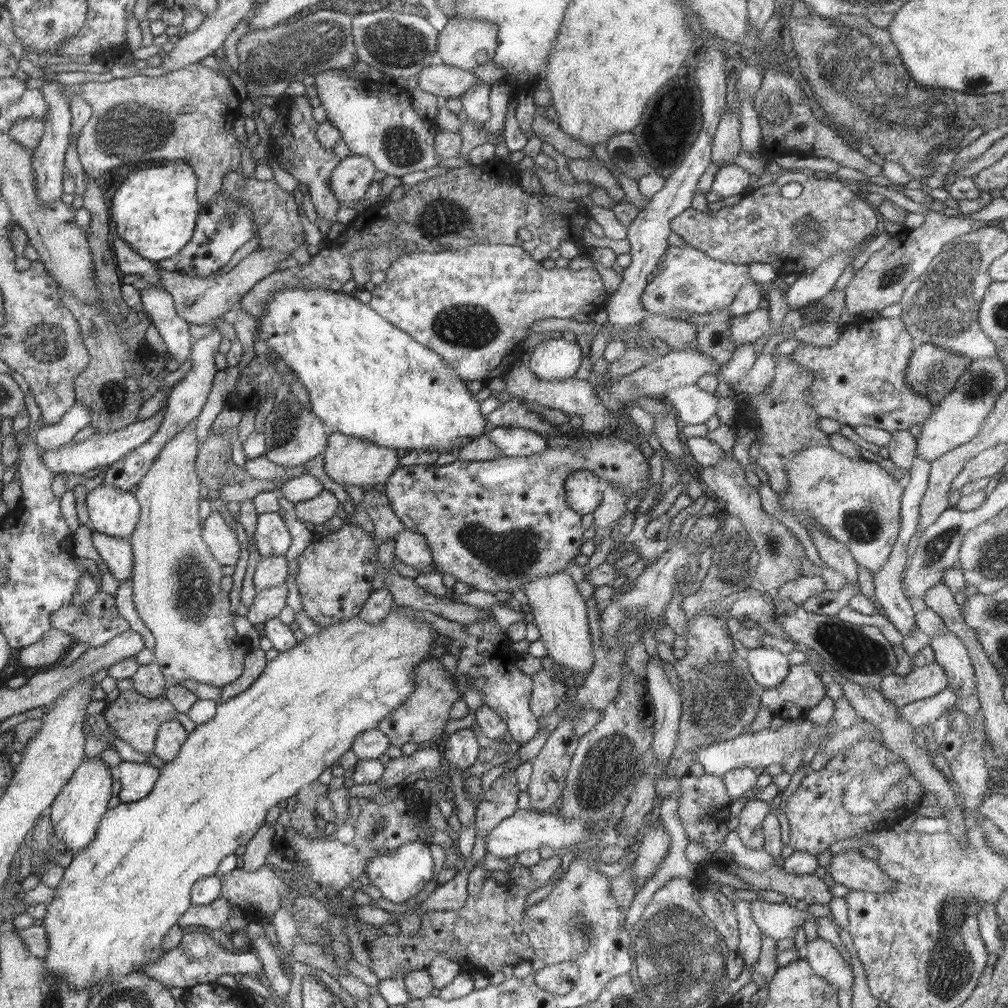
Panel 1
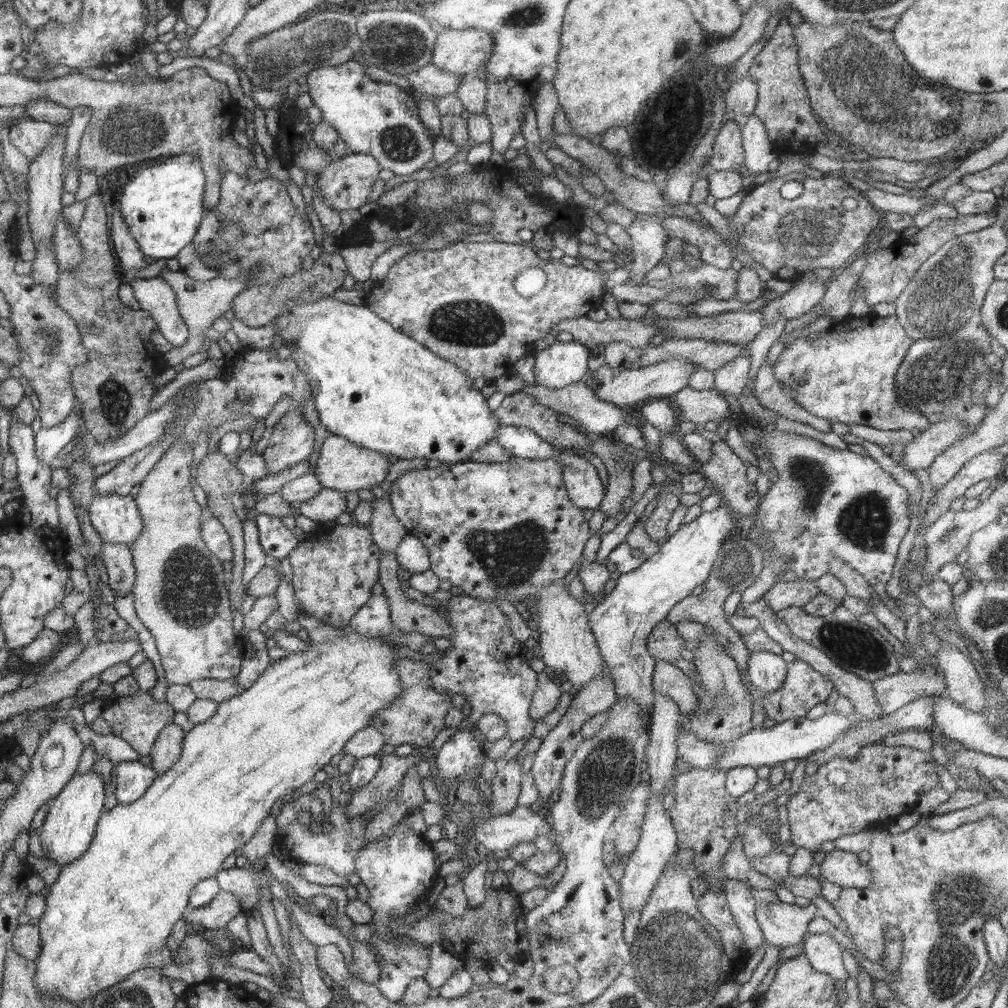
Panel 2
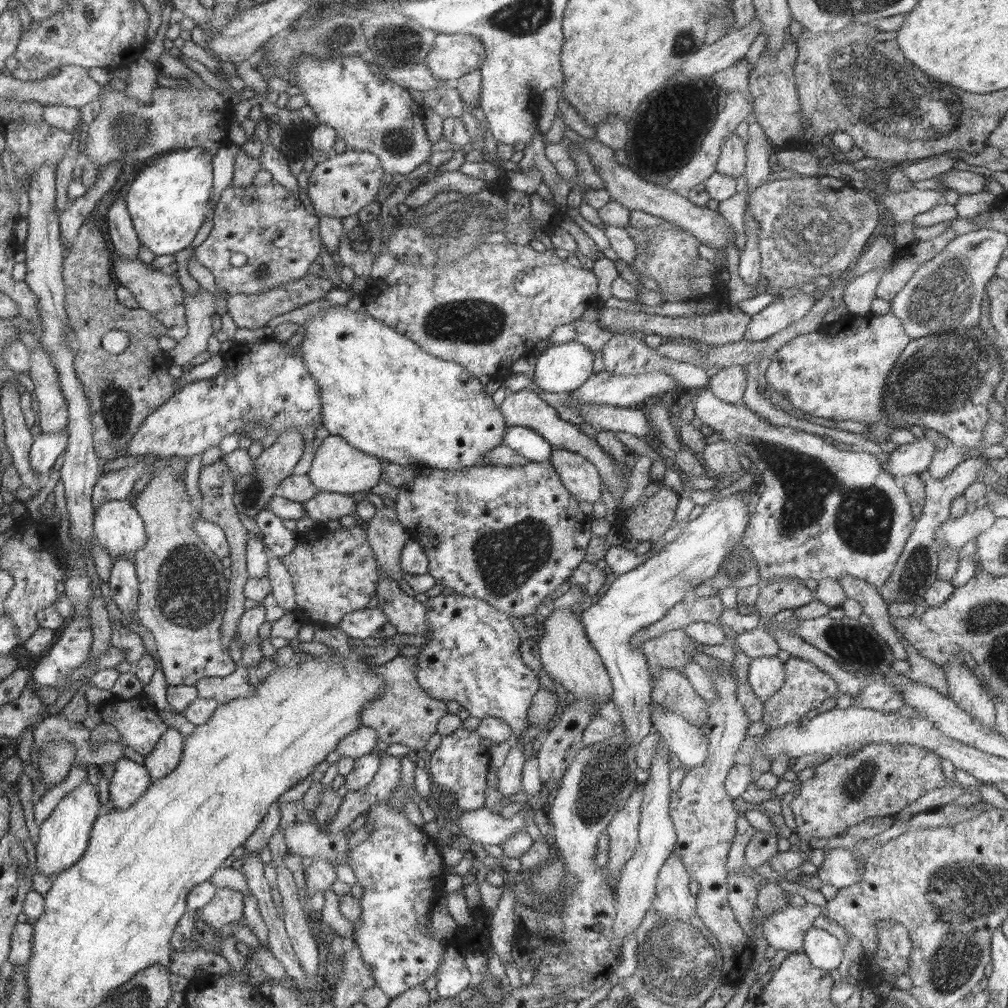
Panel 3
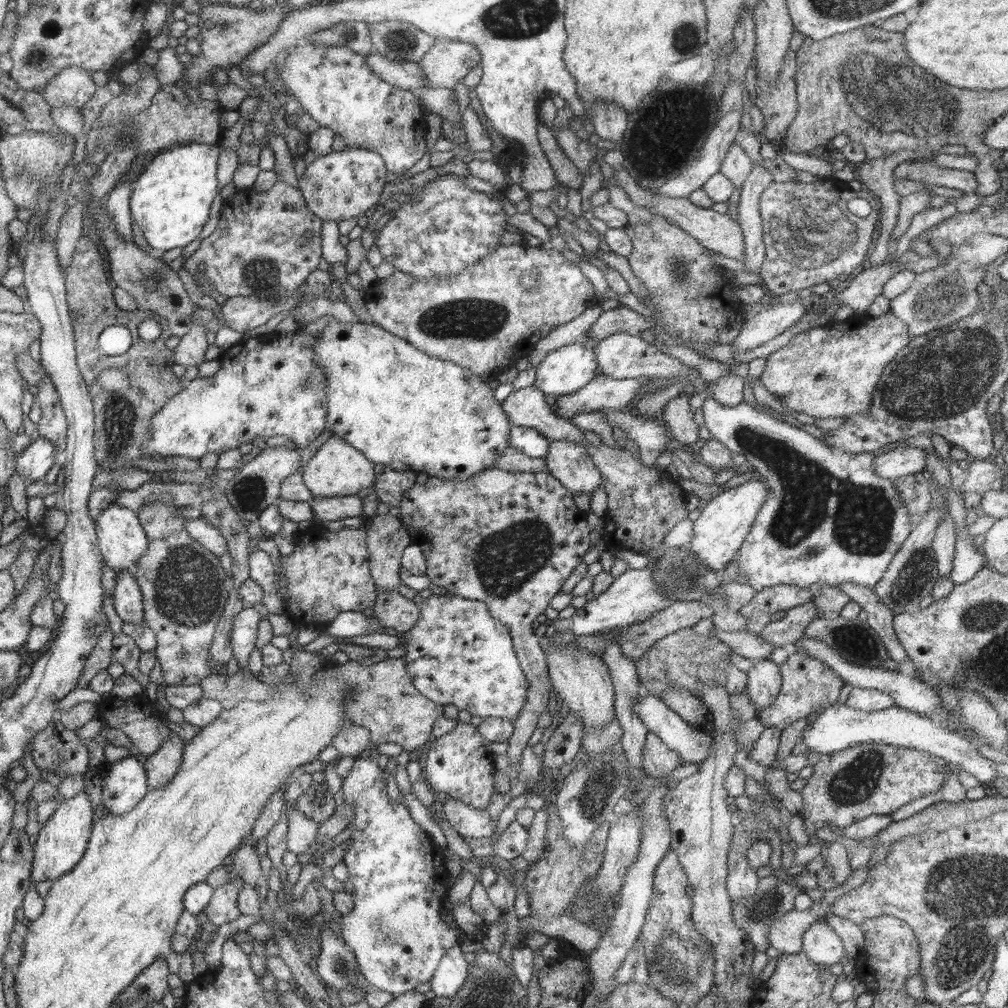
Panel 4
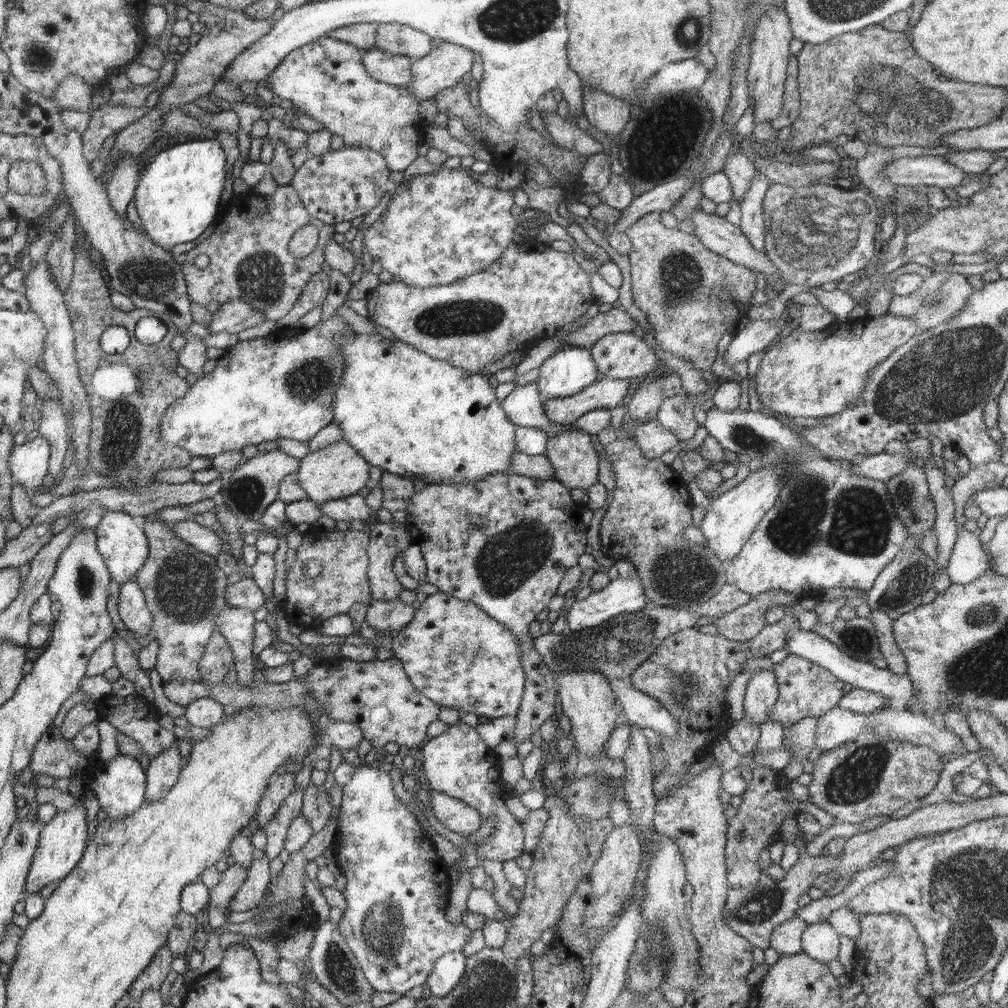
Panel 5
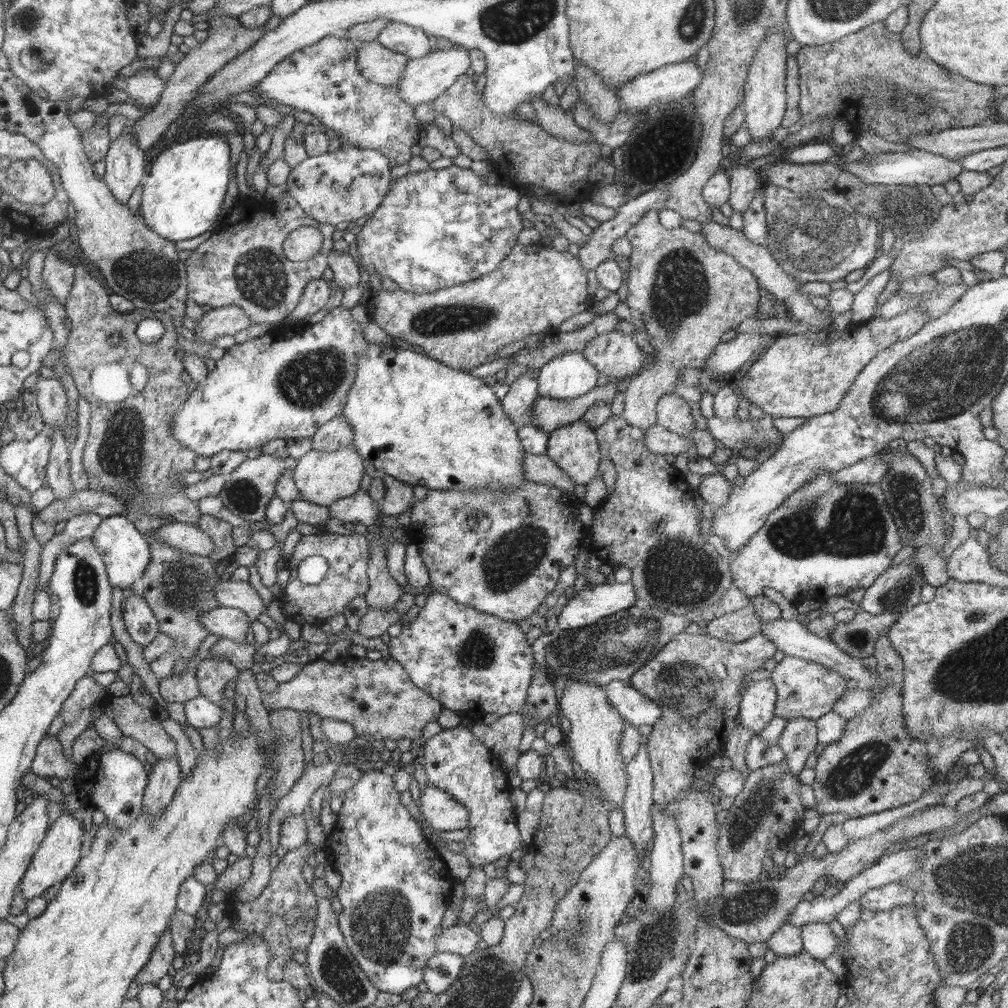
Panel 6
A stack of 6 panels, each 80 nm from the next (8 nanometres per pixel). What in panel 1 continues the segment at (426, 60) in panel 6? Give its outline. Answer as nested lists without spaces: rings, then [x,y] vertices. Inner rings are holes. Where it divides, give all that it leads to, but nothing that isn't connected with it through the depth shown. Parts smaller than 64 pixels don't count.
[[[459,16],[450,18],[437,36],[437,54],[441,58],[441,64],[472,71],[477,66],[491,62],[498,46],[497,34],[498,27],[493,22]]]

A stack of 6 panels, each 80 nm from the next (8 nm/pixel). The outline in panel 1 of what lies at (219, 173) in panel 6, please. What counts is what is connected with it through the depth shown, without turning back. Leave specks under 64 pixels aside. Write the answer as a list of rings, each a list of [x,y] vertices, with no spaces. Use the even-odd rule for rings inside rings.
[[[182,160],[168,162],[134,171],[125,180],[110,201],[111,215],[115,222],[116,235],[122,237],[140,257],[158,264],[161,260],[173,259],[181,253],[193,238],[202,204],[197,197],[198,179],[193,166]]]

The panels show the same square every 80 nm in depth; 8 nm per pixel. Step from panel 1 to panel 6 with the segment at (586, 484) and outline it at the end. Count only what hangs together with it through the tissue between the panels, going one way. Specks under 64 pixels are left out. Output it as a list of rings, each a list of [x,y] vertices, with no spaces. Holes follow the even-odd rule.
[[[582,419],[549,433],[548,455],[574,483],[586,484],[599,474],[599,433]]]

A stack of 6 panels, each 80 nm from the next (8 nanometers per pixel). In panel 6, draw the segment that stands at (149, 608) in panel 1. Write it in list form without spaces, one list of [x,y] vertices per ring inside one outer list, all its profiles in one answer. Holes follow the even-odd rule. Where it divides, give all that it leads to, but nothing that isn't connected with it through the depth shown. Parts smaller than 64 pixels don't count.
[[[155,531],[149,538],[152,547],[152,560],[145,570],[144,576],[132,585],[132,589],[140,596],[144,596],[146,603],[158,620],[159,632],[170,634],[170,638],[176,642],[174,649],[161,655],[157,660],[150,662],[150,669],[158,680],[172,678],[176,673],[175,663],[194,658],[196,650],[210,632],[202,627],[202,614],[218,608],[217,588],[220,584],[220,576],[212,568],[212,562],[200,555],[187,554],[177,547],[172,547],[168,542],[161,542],[156,537]]]

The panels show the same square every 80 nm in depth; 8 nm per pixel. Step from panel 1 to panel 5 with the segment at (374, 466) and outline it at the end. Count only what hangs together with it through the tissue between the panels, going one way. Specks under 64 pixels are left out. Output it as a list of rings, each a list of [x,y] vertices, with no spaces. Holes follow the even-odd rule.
[[[339,440],[326,448],[309,452],[297,470],[298,484],[307,492],[308,499],[318,504],[355,495],[358,490],[371,483],[368,468],[370,463],[365,457],[350,446],[349,442]]]

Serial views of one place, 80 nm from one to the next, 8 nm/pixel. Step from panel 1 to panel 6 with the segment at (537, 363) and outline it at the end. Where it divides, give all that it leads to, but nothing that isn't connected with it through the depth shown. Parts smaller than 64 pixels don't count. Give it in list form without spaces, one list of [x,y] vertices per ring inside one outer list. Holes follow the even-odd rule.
[[[567,352],[539,368],[541,397],[567,400],[589,393],[598,384],[598,369],[582,352]]]

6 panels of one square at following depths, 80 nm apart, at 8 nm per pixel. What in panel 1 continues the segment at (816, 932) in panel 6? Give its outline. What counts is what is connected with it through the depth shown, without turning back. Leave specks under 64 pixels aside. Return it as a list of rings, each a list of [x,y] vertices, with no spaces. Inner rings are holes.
[[[817,937],[807,941],[803,951],[804,959],[817,975],[832,983],[837,990],[852,991],[854,982],[852,967],[842,959],[840,952],[829,940]]]

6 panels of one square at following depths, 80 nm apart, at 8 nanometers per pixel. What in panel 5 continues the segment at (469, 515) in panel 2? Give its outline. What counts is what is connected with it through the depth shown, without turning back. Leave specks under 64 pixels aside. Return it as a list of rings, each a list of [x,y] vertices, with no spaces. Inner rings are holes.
[[[498,472],[491,474],[488,478],[483,478],[478,482],[471,482],[470,484],[428,484],[424,490],[420,492],[415,491],[411,500],[408,501],[408,506],[405,508],[407,519],[404,526],[409,530],[413,537],[413,544],[421,547],[422,554],[425,557],[425,563],[428,566],[428,582],[438,586],[438,590],[444,594],[454,596],[465,602],[472,602],[474,605],[482,608],[488,615],[491,615],[497,622],[500,622],[508,628],[514,636],[518,646],[521,646],[522,666],[525,668],[526,684],[524,690],[524,700],[521,701],[521,706],[518,709],[516,726],[514,726],[514,735],[512,735],[512,742],[514,746],[522,744],[536,734],[543,722],[557,717],[559,707],[556,702],[557,684],[554,678],[554,673],[546,667],[542,662],[542,656],[538,655],[538,651],[534,649],[534,639],[530,637],[530,624],[537,620],[537,617],[542,610],[547,609],[550,599],[557,594],[560,588],[562,577],[565,576],[566,569],[572,569],[573,566],[578,565],[578,558],[584,554],[586,548],[586,532],[587,526],[580,523],[580,515],[583,507],[572,499],[570,489],[564,486],[558,479],[554,478],[528,478],[527,476],[520,476],[514,473]]]

